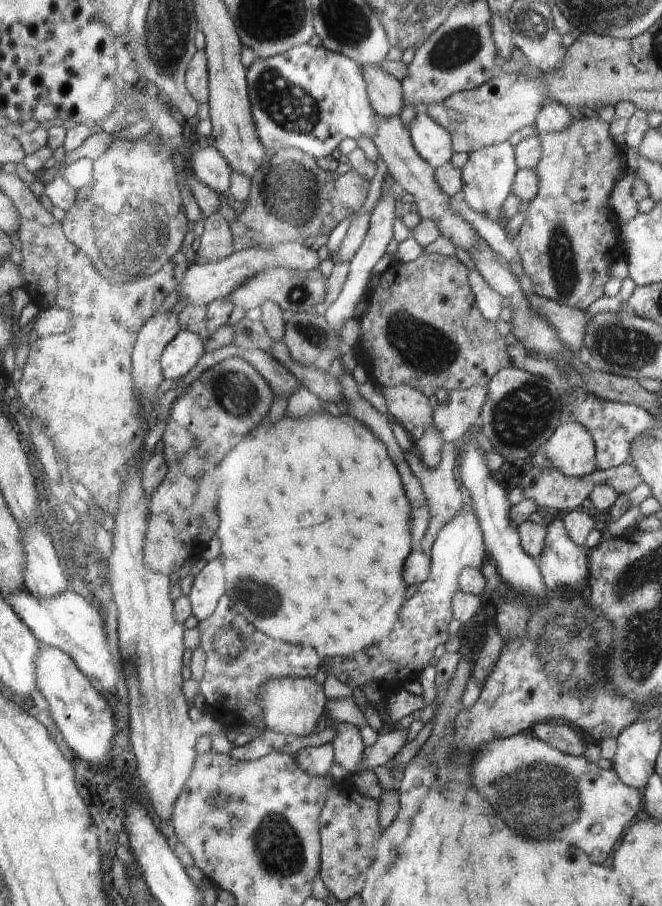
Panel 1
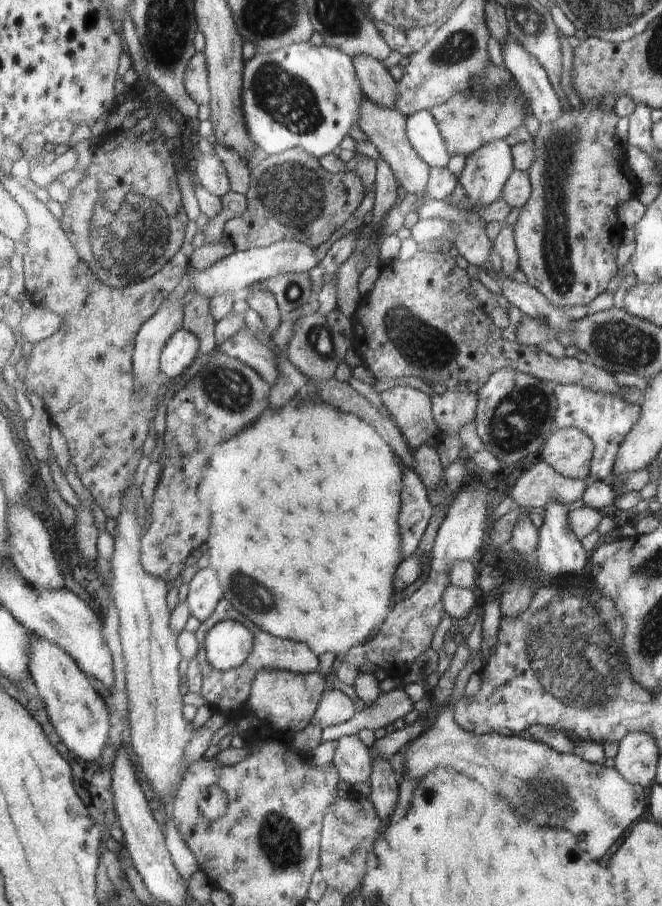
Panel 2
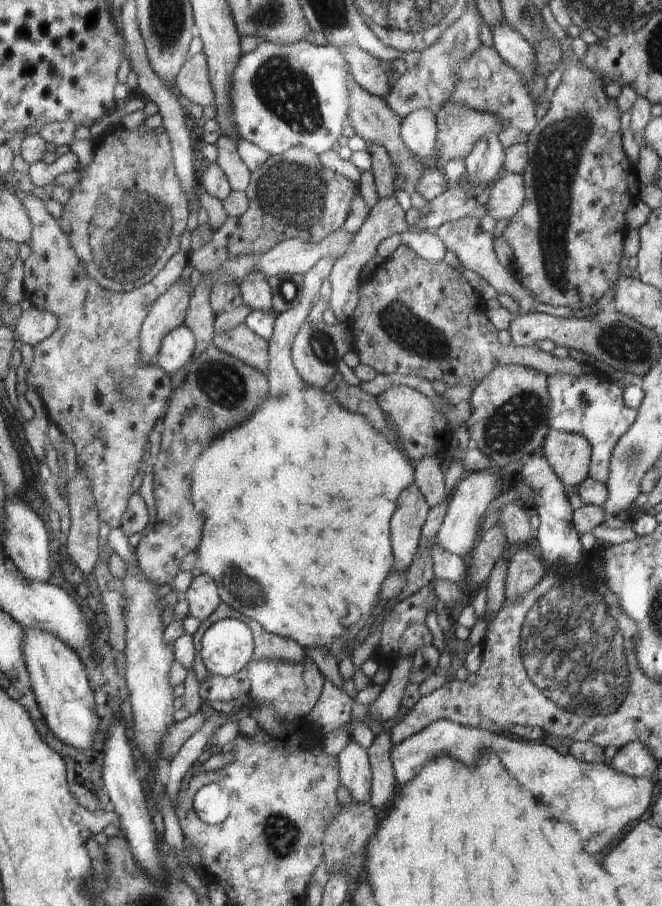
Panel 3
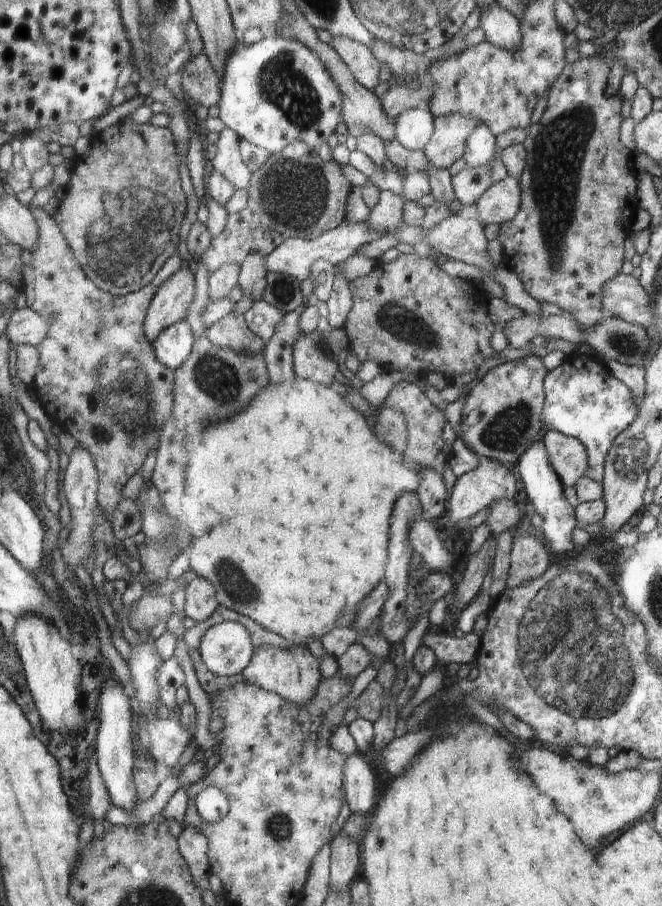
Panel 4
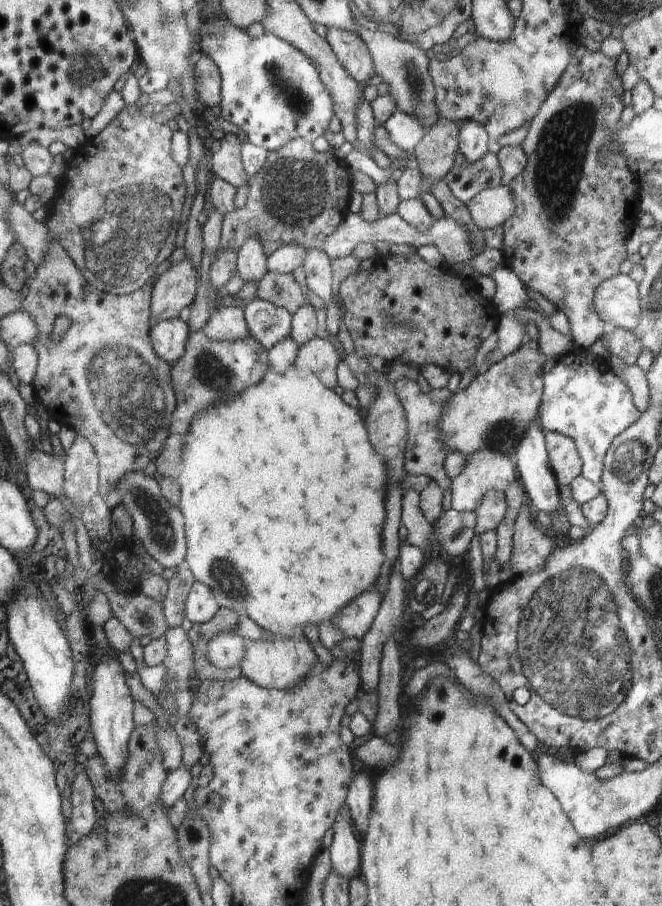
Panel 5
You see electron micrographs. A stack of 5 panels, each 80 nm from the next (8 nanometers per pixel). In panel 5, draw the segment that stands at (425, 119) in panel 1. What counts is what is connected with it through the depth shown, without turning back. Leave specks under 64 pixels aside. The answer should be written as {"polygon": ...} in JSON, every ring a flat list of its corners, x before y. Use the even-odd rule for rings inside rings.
{"polygon":[[400,108,394,110,391,118,383,125,392,138,392,142,404,151,413,151,421,144,427,129,422,126,420,118,414,118]]}

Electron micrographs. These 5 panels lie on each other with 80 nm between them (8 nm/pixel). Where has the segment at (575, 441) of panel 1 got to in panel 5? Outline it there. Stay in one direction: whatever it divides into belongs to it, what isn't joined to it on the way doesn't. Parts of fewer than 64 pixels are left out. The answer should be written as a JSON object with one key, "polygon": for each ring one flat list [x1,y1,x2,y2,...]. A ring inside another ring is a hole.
{"polygon":[[545,432,549,464,560,486,570,486,583,472,584,462,577,443,565,435]]}

